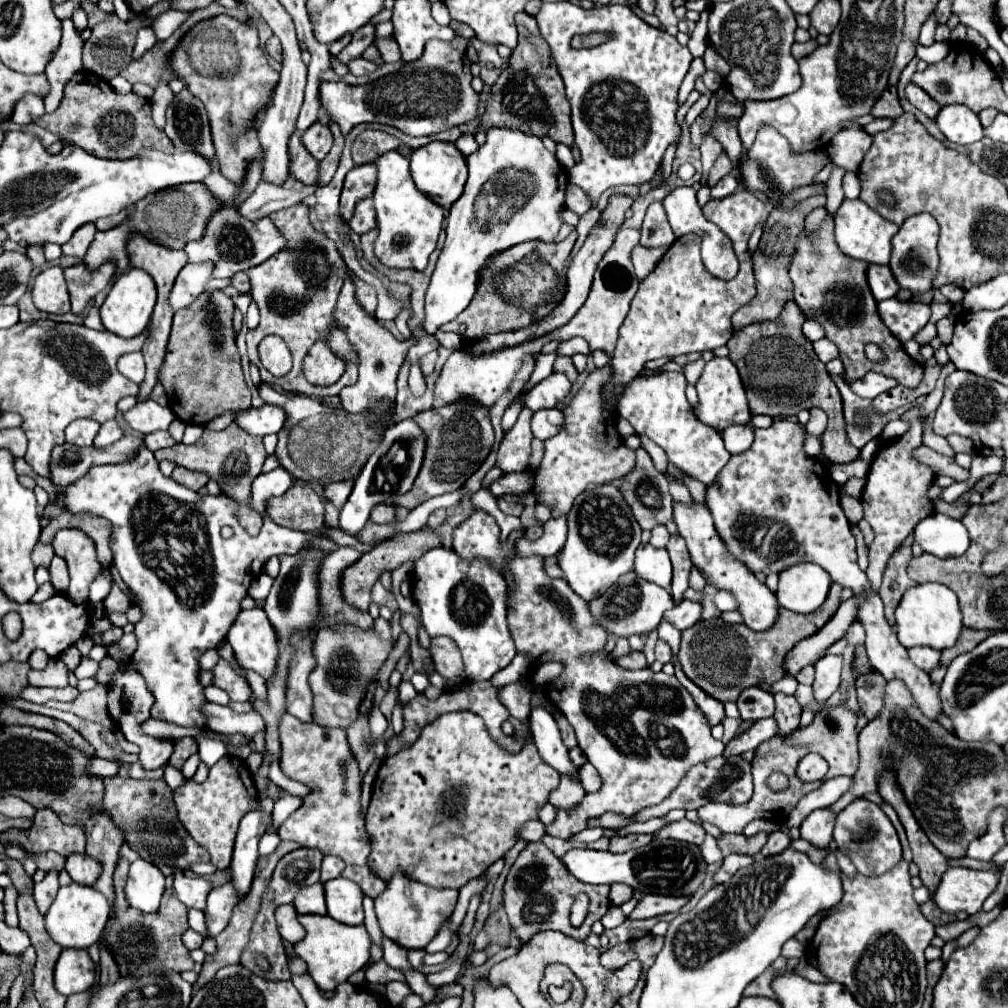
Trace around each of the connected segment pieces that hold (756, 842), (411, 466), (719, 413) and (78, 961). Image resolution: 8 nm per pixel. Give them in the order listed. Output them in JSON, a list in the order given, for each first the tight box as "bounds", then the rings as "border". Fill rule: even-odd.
[{"bounds":[718,833,768,855],"border":[[[722,833],[718,837],[718,847],[722,849],[724,855],[730,853],[744,853],[744,855],[756,855],[760,853],[760,849],[764,847],[768,835],[766,833],[758,833],[754,837],[746,837],[746,835],[730,835],[730,833]]]},{"bounds":[338,419,424,535],"border":[[[404,419],[396,425],[392,425],[384,433],[384,439],[378,445],[378,449],[372,453],[372,457],[364,465],[362,473],[358,475],[352,493],[340,511],[340,527],[338,529],[342,533],[356,535],[364,527],[364,523],[368,521],[374,505],[386,501],[392,495],[406,493],[412,487],[412,483],[420,471],[422,457],[424,457],[424,435],[422,435],[420,427],[416,425],[416,421]]]},{"bounds":[692,357,752,431],"border":[[[714,357],[706,363],[700,379],[696,381],[696,391],[698,391],[698,405],[692,407],[692,413],[702,423],[714,427],[716,431],[724,431],[730,425],[750,423],[752,415],[746,403],[746,391],[734,363],[728,357]]]},{"bounds":[54,951,96,995],"border":[[[62,951],[56,969],[54,985],[62,995],[72,995],[86,991],[96,981],[96,965],[92,963],[88,951]]]}]

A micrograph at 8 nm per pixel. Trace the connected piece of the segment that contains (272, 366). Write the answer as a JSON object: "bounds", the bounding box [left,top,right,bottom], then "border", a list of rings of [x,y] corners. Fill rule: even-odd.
{"bounds":[258,335,288,377],"border":[[[276,335],[264,337],[262,343],[258,345],[258,353],[260,353],[262,365],[274,377],[282,377],[284,373],[288,373],[288,347],[280,337]]]}

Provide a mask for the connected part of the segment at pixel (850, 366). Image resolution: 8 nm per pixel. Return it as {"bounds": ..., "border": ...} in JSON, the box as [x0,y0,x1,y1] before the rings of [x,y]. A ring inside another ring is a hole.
{"bounds":[790,217,924,389],"border":[[[826,217],[826,221],[822,223],[820,231],[814,235],[812,241],[808,241],[804,233],[798,239],[796,253],[790,265],[790,277],[794,283],[794,301],[804,311],[806,317],[816,317],[824,325],[826,337],[834,341],[836,347],[840,349],[840,359],[844,363],[844,379],[854,381],[874,369],[882,375],[896,379],[904,387],[916,389],[924,379],[924,367],[914,359],[910,359],[902,343],[882,323],[876,299],[872,297],[866,283],[866,267],[868,263],[856,261],[840,251],[838,243],[834,241],[834,223],[830,217]],[[814,251],[820,251],[820,255],[816,255]],[[866,343],[880,345],[888,359],[882,363],[868,361],[864,355]]]}

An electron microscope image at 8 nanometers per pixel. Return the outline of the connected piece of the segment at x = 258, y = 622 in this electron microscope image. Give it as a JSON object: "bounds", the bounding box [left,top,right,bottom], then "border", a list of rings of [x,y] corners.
{"bounds":[226,609,278,679],"border":[[[262,609],[240,611],[226,641],[232,645],[242,667],[260,673],[264,679],[272,675],[278,655],[276,633]]]}

